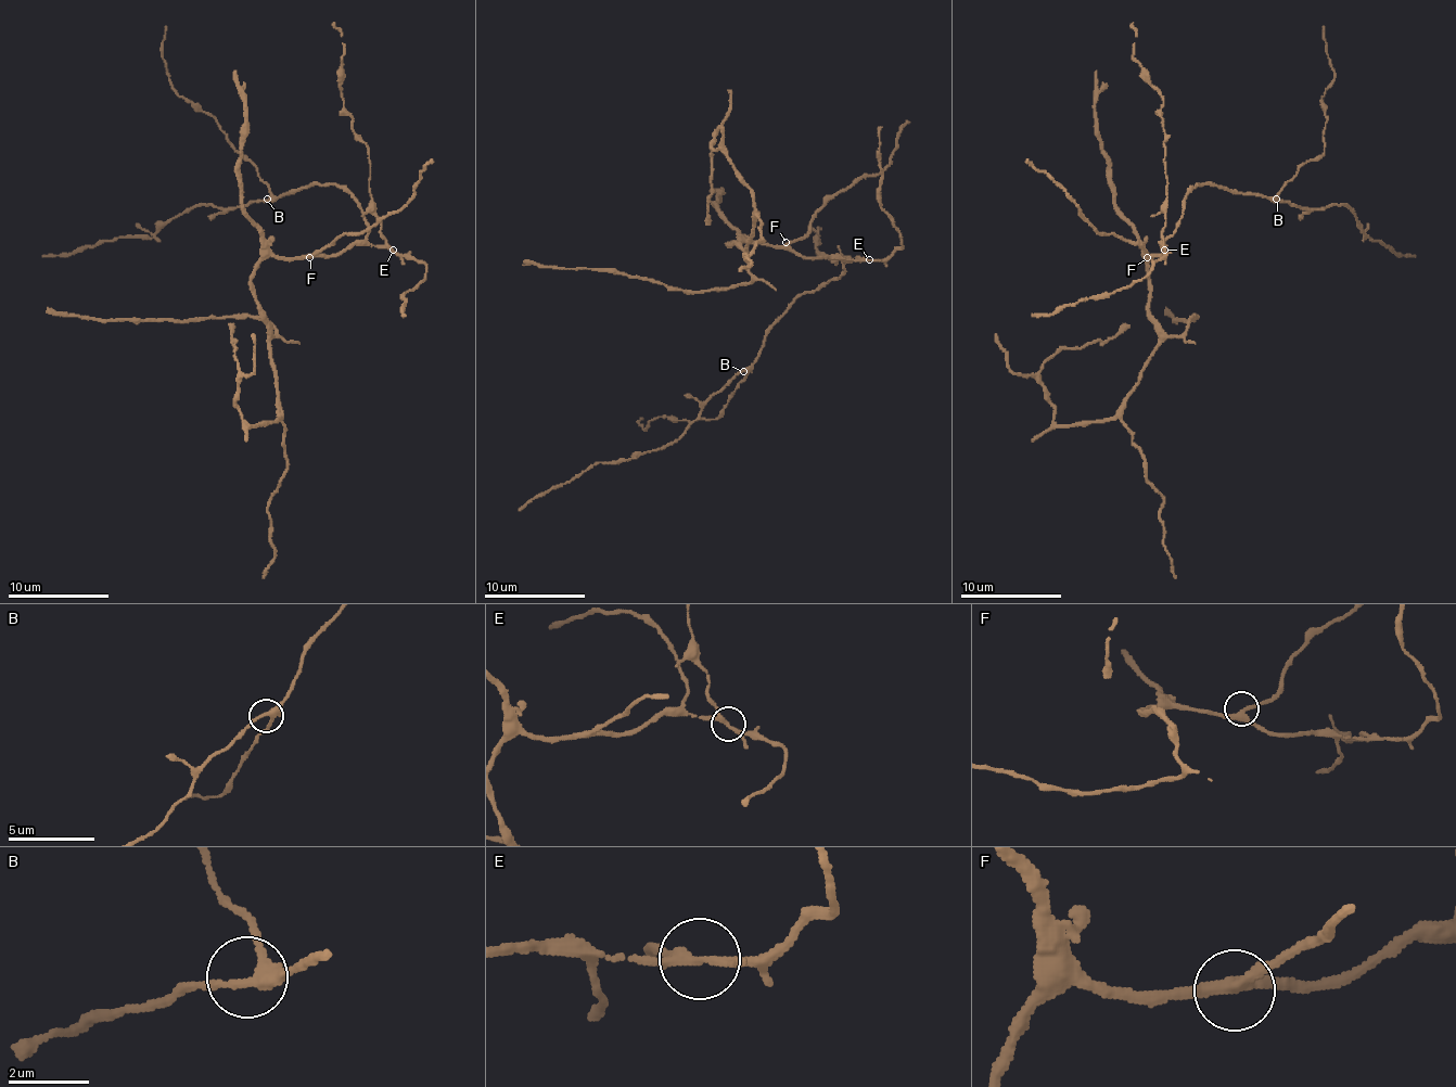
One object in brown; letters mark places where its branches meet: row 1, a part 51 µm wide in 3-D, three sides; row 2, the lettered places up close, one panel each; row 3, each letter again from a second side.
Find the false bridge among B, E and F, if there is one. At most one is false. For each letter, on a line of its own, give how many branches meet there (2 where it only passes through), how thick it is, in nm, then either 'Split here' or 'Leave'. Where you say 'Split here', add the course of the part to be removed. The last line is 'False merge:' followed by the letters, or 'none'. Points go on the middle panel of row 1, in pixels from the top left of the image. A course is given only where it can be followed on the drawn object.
B: Branches: 3. Thickness 260 nm. Leave
E: Branches: 3. Thickness 200 nm. Split here. Course of the part to remove: (869, 260), (857, 257), (844, 263), (827, 255), (819, 257), (819, 230), (808, 227)
F: Branches: 3. Thickness 280 nm. Leave
False merge: E

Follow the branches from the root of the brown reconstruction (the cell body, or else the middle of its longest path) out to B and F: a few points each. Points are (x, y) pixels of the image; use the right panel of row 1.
B: (1162, 250), (1162, 242), (1183, 214), (1185, 196), (1198, 183), (1276, 199)
F: (1162, 250), (1162, 255), (1147, 257)

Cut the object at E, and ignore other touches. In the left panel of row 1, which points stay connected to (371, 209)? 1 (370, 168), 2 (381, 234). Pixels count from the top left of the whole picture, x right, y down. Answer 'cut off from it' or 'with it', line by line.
1: with it
2: with it

